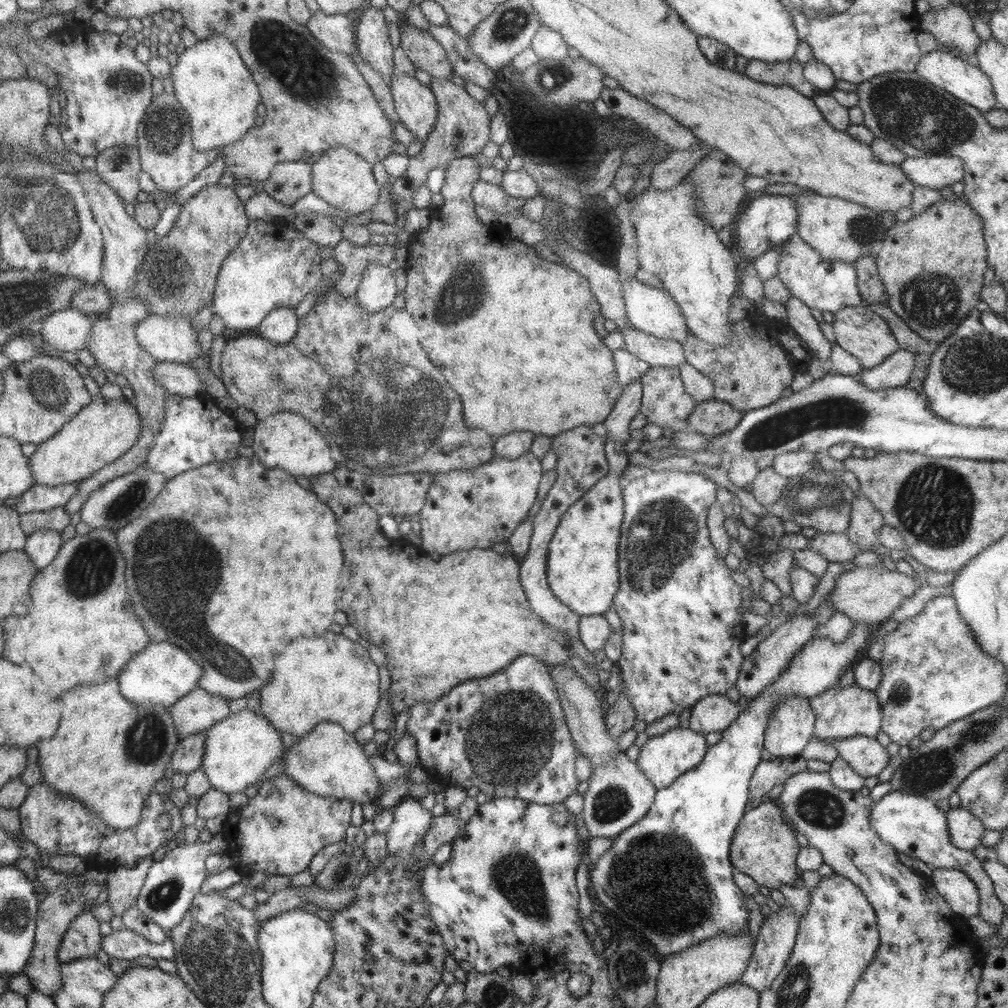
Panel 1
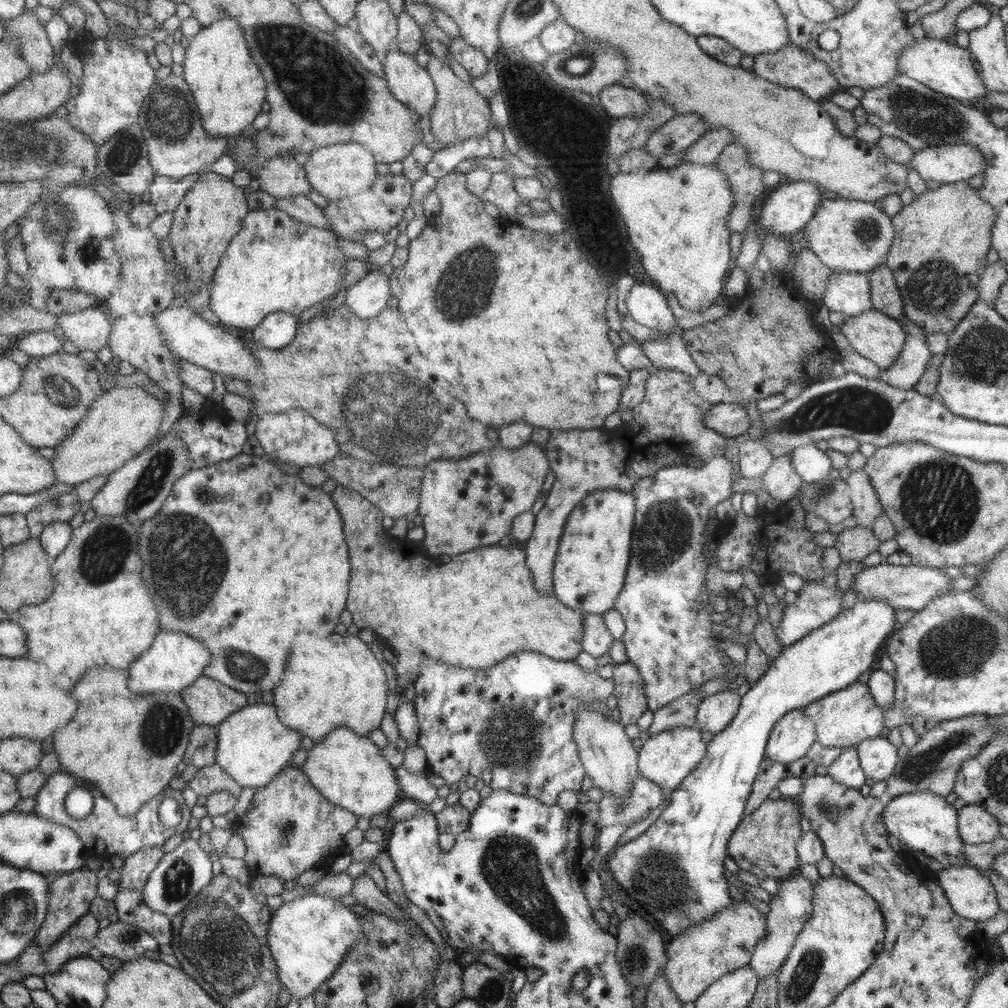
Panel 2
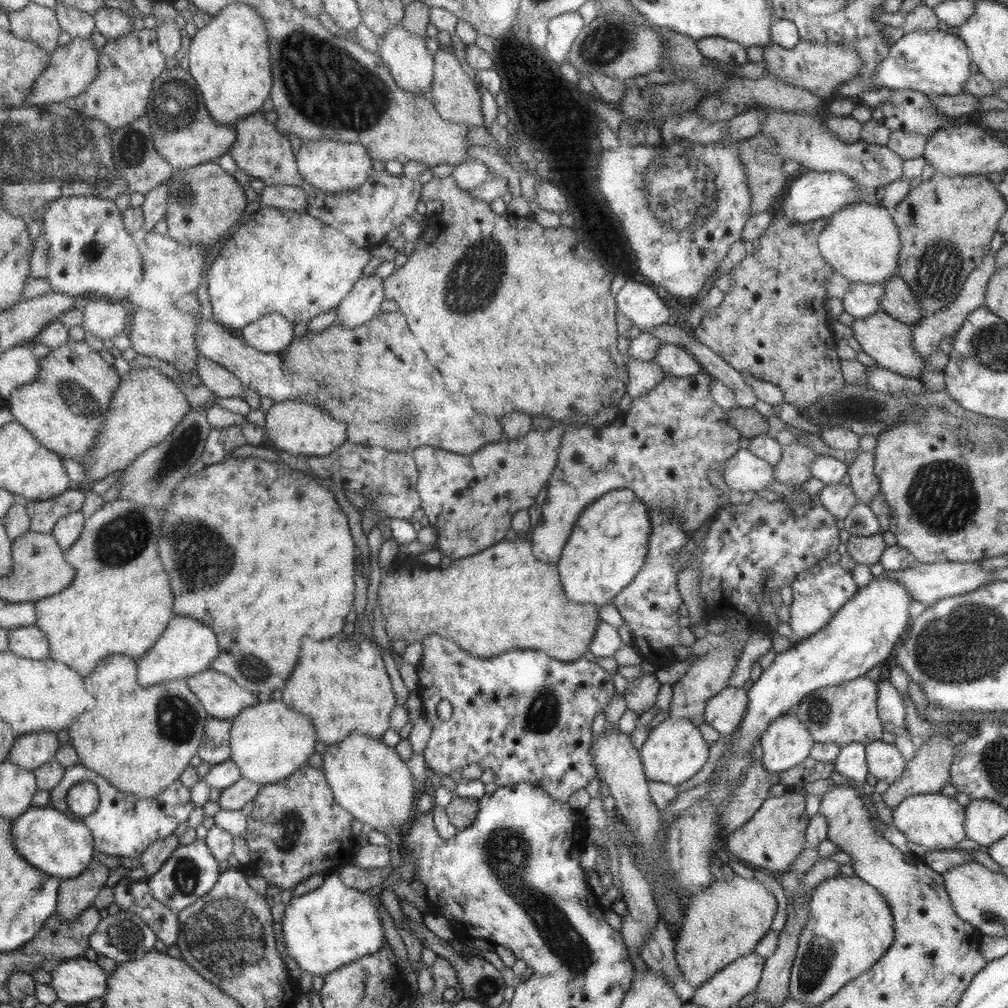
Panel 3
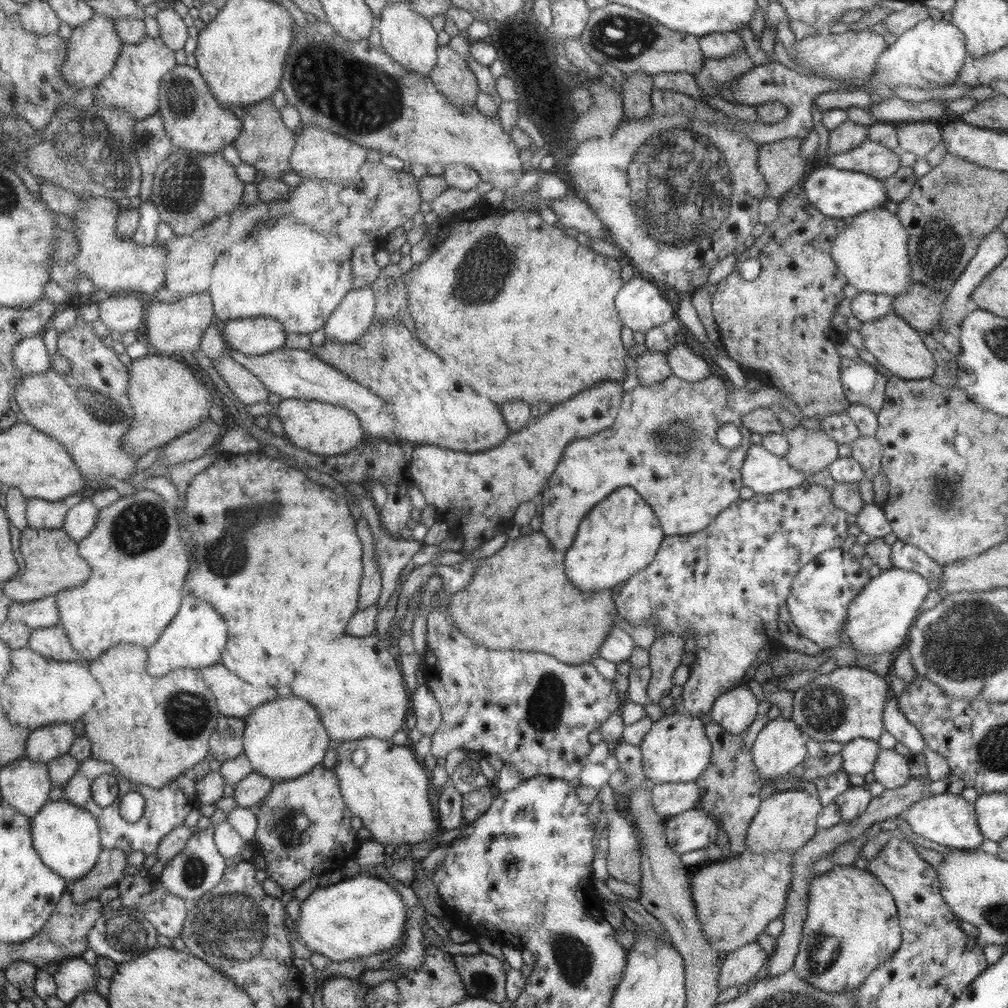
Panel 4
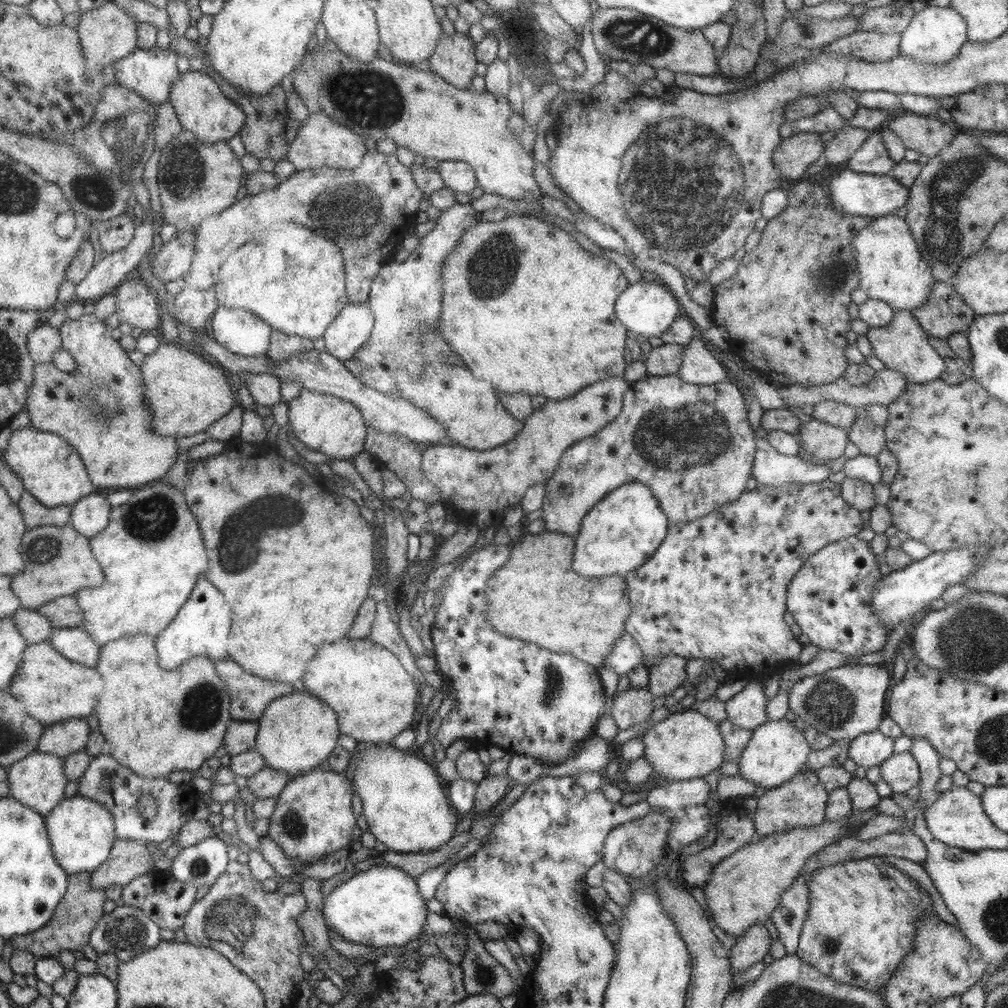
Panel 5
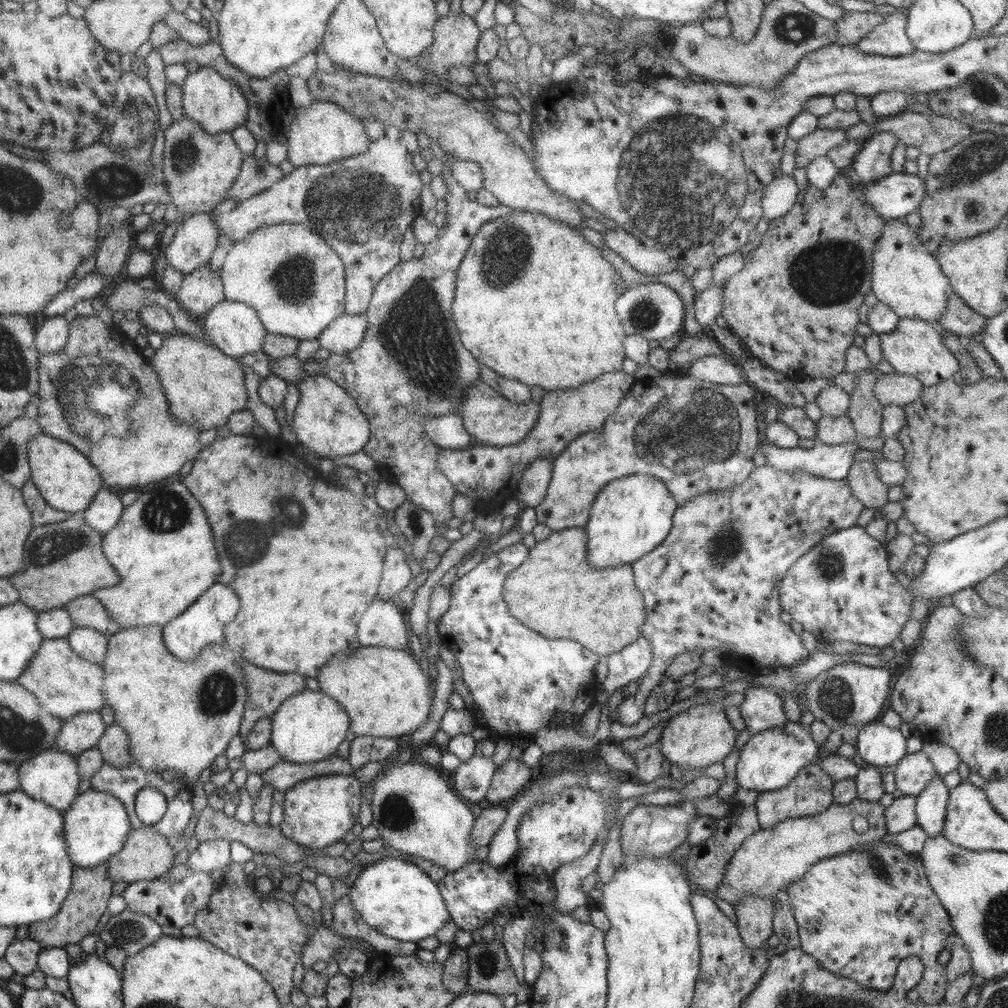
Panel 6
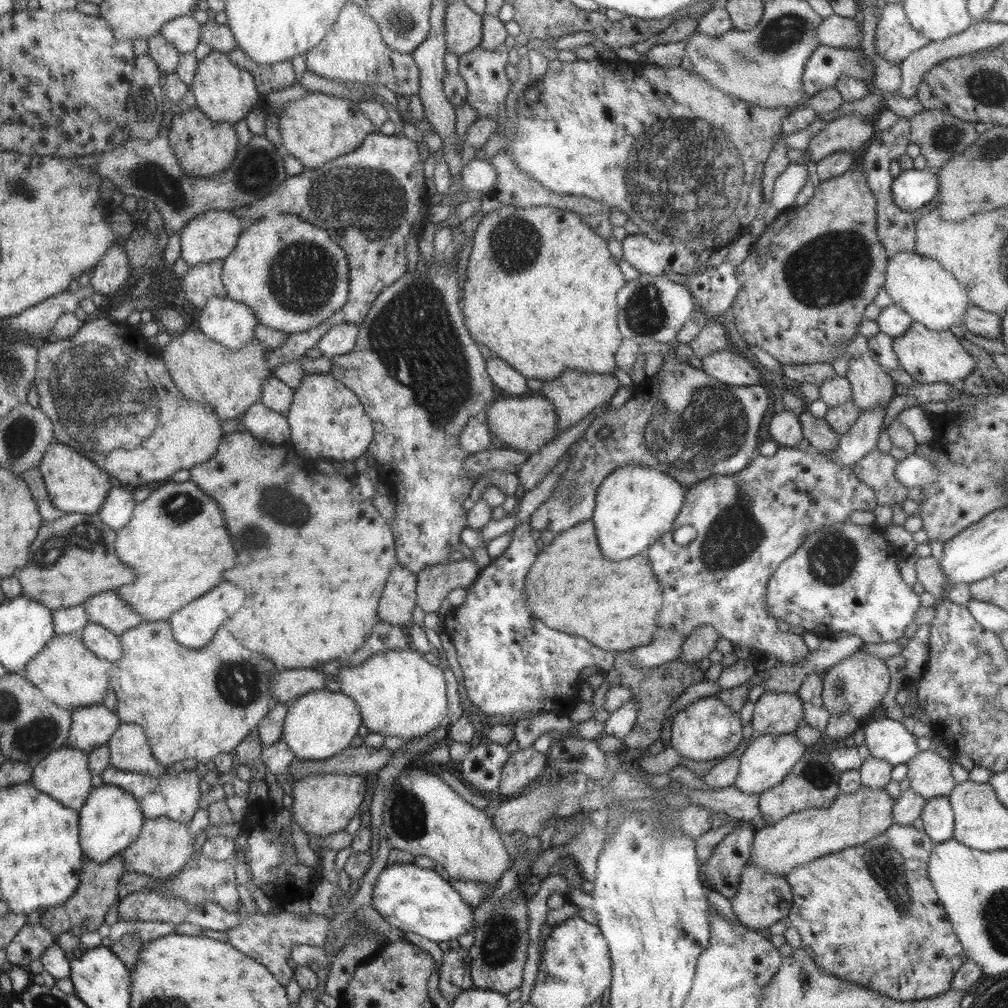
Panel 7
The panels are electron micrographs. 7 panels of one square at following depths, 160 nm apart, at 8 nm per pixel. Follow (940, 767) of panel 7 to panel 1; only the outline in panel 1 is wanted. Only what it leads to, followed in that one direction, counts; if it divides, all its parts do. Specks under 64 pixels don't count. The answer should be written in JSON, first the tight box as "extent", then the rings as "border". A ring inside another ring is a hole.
{"extent":[823,736,890,778],"border":[[[851,736],[847,739],[823,740],[833,746],[838,756],[845,760],[854,772],[864,778],[878,776],[888,764],[890,755],[886,747],[882,746],[875,738],[867,736]]]}

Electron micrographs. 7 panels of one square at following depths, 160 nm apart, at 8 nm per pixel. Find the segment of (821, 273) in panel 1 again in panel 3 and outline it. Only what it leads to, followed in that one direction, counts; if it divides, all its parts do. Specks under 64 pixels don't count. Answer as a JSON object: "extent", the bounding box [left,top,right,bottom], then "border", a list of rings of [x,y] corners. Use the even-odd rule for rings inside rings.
{"extent":[843,283,884,319],"border":[[[851,283],[843,296],[844,313],[852,315],[854,319],[868,318],[874,312],[882,311],[880,301],[884,294],[884,287],[880,283]]]}

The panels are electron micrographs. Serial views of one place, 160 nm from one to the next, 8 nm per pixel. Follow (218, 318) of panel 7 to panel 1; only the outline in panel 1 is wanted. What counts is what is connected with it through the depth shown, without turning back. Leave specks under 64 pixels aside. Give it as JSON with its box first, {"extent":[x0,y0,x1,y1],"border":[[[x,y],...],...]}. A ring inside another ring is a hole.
{"extent":[258,307,299,343],"border":[[[278,307],[258,326],[258,334],[273,343],[290,342],[298,334],[299,320],[295,308]]]}

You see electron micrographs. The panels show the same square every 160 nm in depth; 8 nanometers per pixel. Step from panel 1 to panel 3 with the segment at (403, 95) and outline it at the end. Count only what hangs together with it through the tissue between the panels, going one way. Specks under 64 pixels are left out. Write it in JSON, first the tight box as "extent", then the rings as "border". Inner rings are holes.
{"extent":[376,24,434,95],"border":[[[397,24],[389,28],[386,35],[376,37],[378,42],[377,53],[383,58],[384,65],[391,70],[391,76],[398,82],[400,88],[416,95],[429,94],[434,85],[434,58],[426,50],[424,38],[418,38],[420,34],[412,33],[404,24]]]}

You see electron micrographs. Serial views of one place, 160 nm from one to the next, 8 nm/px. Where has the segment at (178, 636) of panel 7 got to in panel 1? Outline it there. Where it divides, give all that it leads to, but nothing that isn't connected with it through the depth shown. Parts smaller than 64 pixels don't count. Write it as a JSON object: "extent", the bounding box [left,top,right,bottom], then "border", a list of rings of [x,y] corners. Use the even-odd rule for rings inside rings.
{"extent":[117,642,204,707],"border":[[[150,642],[148,647],[136,655],[117,676],[119,691],[134,704],[161,704],[171,707],[199,686],[204,668],[187,650],[176,648],[170,642]]]}

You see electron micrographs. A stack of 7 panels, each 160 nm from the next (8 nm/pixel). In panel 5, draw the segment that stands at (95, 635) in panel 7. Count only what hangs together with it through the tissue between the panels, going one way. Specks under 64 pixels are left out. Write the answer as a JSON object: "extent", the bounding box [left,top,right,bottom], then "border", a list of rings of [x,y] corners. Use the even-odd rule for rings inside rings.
{"extent":[47,627,102,668],"border":[[[80,627],[55,629],[47,641],[70,661],[90,668],[99,663],[102,648],[96,644],[94,636],[85,629]]]}

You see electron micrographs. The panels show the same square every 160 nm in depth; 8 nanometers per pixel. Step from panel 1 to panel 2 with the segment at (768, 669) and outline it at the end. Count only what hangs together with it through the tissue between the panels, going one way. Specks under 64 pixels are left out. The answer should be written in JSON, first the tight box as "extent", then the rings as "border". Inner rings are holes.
{"extent":[775,580,844,648],"border":[[[822,580],[805,581],[804,587],[797,595],[796,601],[785,607],[782,620],[775,628],[776,636],[779,638],[782,648],[791,646],[809,632],[820,628],[830,620],[834,620],[842,612],[841,602],[844,601],[844,593],[836,586],[824,587]]]}

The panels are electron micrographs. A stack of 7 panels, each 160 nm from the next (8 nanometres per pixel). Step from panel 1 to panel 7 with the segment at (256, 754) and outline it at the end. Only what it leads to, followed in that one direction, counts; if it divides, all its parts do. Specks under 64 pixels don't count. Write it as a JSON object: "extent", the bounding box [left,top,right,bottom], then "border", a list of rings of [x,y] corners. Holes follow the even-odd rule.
{"extent":[281,688,363,761],"border":[[[327,688],[310,691],[288,704],[286,716],[281,740],[289,746],[296,759],[304,761],[330,759],[340,750],[346,750],[363,721],[362,709],[347,693],[333,692]]]}

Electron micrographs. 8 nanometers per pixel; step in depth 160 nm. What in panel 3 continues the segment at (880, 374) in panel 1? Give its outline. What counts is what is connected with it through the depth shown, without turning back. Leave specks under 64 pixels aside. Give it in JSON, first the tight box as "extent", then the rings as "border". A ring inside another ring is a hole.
{"extent":[910,250,996,359],"border":[[[991,250],[984,255],[982,262],[968,275],[968,278],[963,284],[962,290],[959,292],[959,295],[956,297],[954,302],[951,302],[948,306],[945,306],[944,309],[934,313],[930,317],[924,317],[922,320],[918,321],[916,324],[910,325],[912,333],[912,344],[916,349],[916,352],[922,356],[924,359],[928,358],[932,353],[939,350],[939,342],[946,337],[953,337],[956,334],[956,331],[962,326],[962,323],[966,318],[978,308],[985,306],[985,292],[987,289],[988,279],[996,272],[995,268],[995,256]]]}

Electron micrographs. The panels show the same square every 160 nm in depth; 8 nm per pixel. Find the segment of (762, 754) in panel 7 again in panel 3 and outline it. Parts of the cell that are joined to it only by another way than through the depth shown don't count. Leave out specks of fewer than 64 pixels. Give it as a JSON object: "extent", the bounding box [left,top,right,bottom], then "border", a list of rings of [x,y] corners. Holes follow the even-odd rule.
{"extent":[759,712,814,772],"border":[[[792,712],[773,720],[759,740],[763,748],[762,764],[768,772],[782,772],[798,766],[809,757],[814,746],[814,737],[808,727]]]}

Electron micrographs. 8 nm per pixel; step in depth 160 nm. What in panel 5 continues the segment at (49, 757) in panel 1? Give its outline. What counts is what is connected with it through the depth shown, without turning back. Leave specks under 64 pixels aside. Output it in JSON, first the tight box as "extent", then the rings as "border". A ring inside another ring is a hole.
{"extent":[95,634,232,778],"border":[[[135,634],[104,645],[95,668],[106,684],[95,706],[97,731],[104,735],[108,744],[105,754],[114,756],[132,772],[148,778],[168,777],[174,770],[187,770],[196,774],[204,761],[214,757],[216,750],[222,746],[232,720],[232,700],[215,663],[208,657],[188,660],[176,670],[164,669],[159,664],[156,637]]]}

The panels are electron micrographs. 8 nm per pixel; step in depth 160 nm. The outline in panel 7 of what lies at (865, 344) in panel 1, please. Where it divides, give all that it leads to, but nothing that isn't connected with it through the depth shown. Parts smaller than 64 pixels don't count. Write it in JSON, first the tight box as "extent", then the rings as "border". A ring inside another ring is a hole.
{"extent":[893,321,975,385],"border":[[[914,321],[902,336],[893,337],[893,349],[900,367],[918,383],[959,385],[975,367],[975,357],[964,350],[959,338],[950,330],[933,331]]]}

